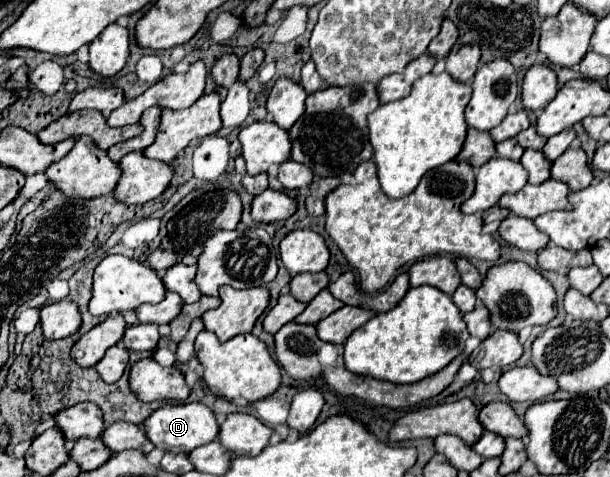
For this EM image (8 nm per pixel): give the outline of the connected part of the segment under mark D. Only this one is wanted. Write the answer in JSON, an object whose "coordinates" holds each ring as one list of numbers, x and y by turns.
{"coordinates":[[177,402,177,404,165,404,157,408,145,422,143,422,145,436,153,442,155,448,163,452,179,452,189,454,197,446,209,444,217,438,219,426,215,422,213,412,201,404,201,402]]}

